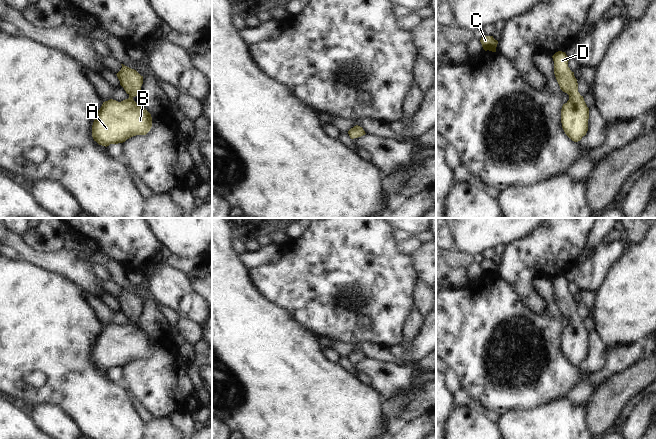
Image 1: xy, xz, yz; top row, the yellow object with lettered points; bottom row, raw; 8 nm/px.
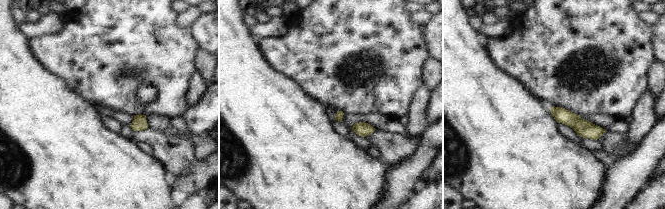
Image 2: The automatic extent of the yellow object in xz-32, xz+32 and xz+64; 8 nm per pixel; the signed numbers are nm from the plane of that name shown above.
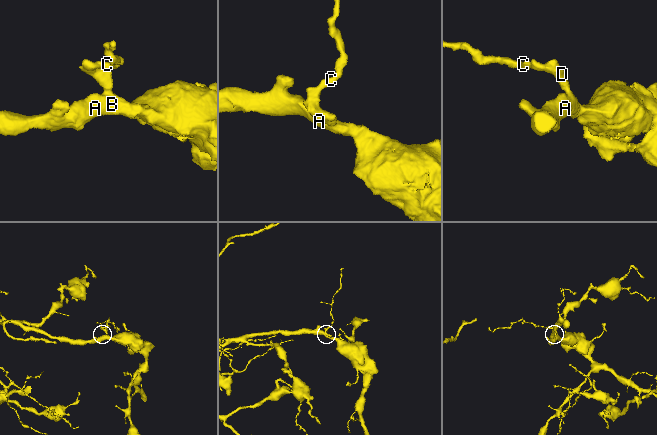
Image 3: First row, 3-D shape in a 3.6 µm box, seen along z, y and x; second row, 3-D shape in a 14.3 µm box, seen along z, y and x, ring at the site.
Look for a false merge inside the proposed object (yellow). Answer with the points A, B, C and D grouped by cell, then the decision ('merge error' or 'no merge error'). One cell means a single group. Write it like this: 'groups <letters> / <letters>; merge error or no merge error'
groups A B C D; no merge error

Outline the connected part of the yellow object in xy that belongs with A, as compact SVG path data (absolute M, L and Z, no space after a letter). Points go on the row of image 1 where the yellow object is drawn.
M121 65L116 75L129 98L121 102L113 99L103 102L92 125L94 141L105 147L123 143L136 135L146 135L152 127L151 114L133 100L141 90L143 76Z

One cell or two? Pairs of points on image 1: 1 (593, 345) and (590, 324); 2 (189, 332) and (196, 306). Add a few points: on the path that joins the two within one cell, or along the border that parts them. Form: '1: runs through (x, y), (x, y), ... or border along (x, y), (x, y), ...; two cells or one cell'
1: border along (594, 330), (589, 332); two cells
2: border along (180, 316), (187, 317), (200, 325); two cells

